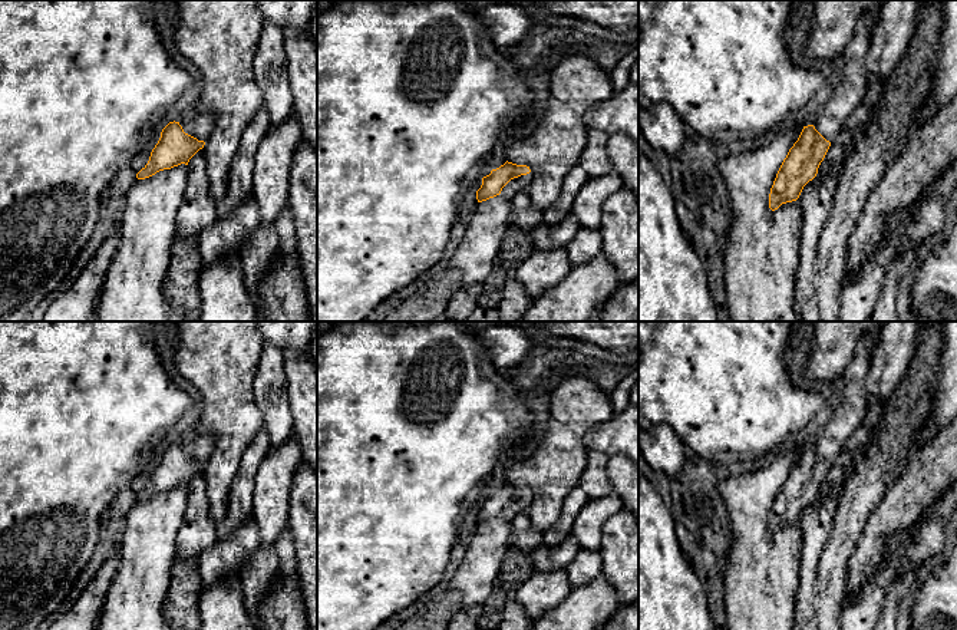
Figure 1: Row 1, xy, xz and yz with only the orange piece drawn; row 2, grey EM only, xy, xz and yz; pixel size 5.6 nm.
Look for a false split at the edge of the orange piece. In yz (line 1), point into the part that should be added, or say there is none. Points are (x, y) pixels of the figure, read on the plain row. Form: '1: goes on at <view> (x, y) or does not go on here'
1: goes on at yz (848, 415)

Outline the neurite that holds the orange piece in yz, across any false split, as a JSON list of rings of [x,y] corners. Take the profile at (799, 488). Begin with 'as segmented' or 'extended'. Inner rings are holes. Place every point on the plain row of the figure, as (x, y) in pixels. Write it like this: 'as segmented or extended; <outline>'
extended; [[[865,334],[857,346],[855,356],[842,375],[845,385],[842,402],[834,409],[815,445],[803,448],[776,495],[769,515],[772,532],[799,519],[803,508],[816,498],[831,464],[865,419],[869,408],[867,377],[875,344],[874,336]]]

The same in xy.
extended; [[[211,432],[185,433],[178,443],[169,443],[161,453],[161,459],[151,474],[148,485],[136,495],[145,501],[159,492],[171,491],[189,481],[204,469],[214,448]]]

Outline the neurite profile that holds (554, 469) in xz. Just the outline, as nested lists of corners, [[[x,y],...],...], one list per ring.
[[[584,377],[568,379],[551,395],[550,419],[542,443],[522,461],[508,456],[505,481],[531,491],[532,504],[527,515],[537,530],[544,532],[558,522],[565,498],[580,486],[588,464],[590,451],[584,443],[584,435],[595,423],[607,422],[613,416],[610,396],[597,383]]]

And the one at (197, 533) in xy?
[[[204,469],[188,484],[188,501],[182,525],[176,535],[176,554],[198,563],[199,554],[217,542],[215,522],[209,518],[209,501]]]

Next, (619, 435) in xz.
[[[638,403],[591,426],[584,435],[584,443],[590,452],[624,455],[638,465]]]

